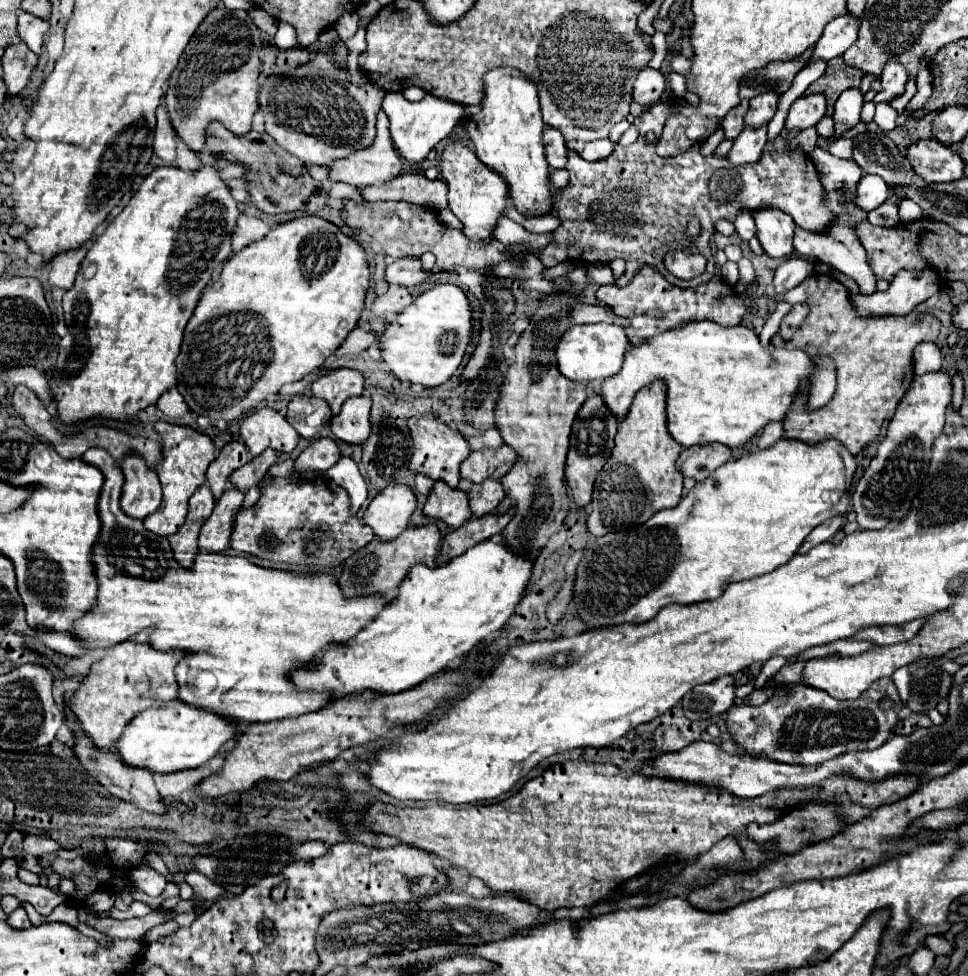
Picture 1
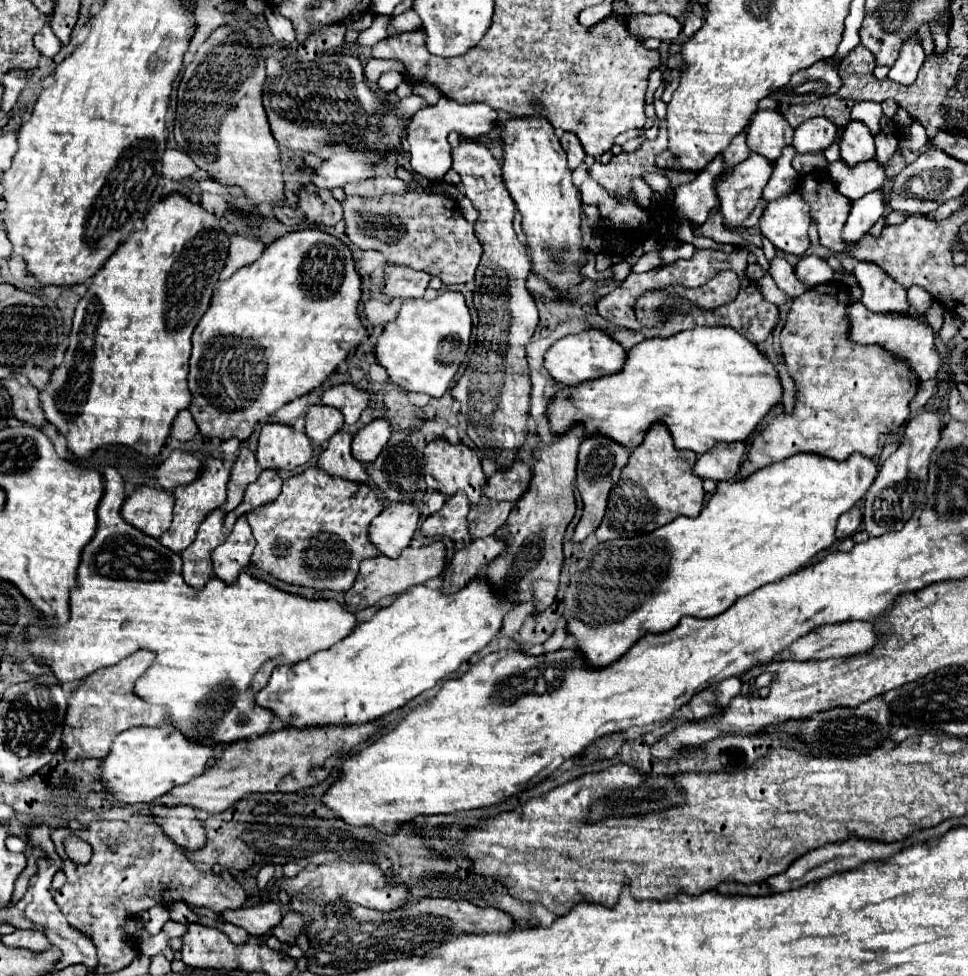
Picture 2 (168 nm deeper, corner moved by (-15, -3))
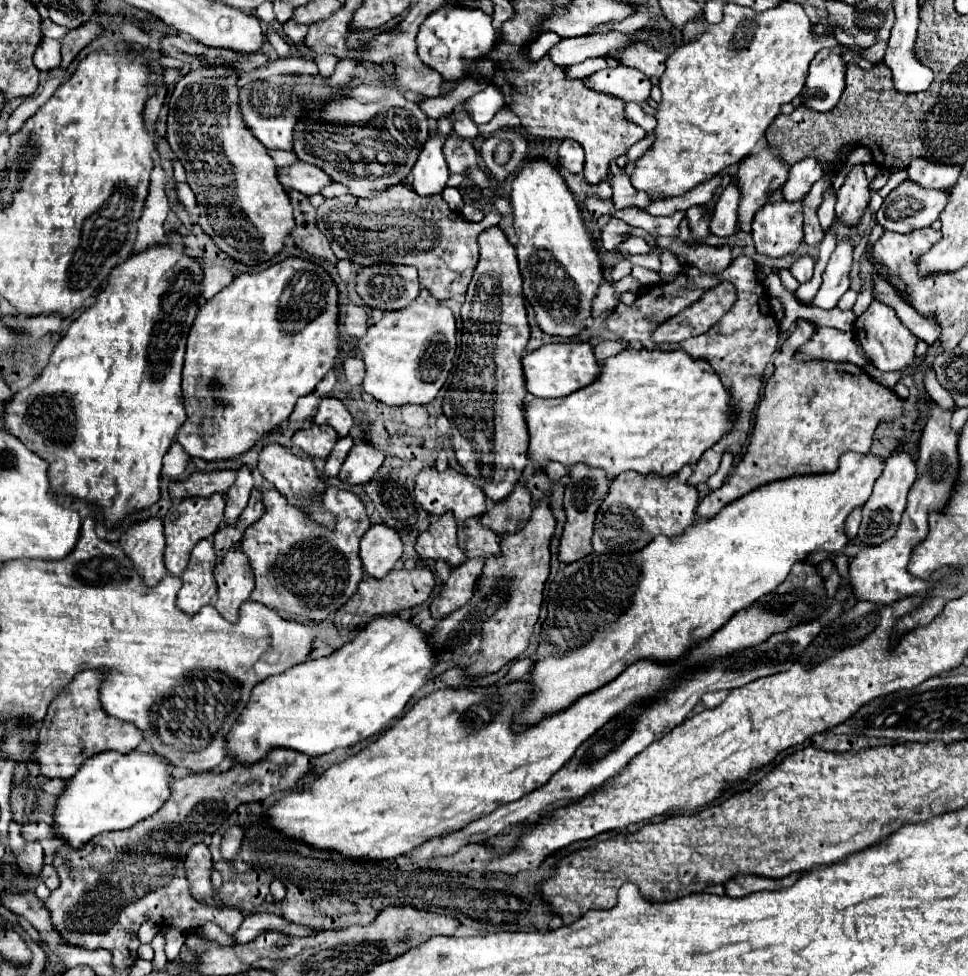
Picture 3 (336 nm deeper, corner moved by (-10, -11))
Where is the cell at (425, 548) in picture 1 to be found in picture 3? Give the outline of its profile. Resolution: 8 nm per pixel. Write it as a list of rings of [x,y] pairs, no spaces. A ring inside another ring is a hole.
[[[416,566],[414,570],[392,570],[390,574],[386,574],[384,578],[376,580],[372,576],[364,578],[356,590],[356,594],[342,606],[338,608],[336,616],[334,616],[334,622],[336,626],[360,626],[360,618],[362,614],[370,614],[370,616],[376,616],[376,614],[396,614],[396,612],[402,612],[406,608],[416,608],[420,606],[422,602],[428,600],[428,596],[432,594],[432,588],[434,588],[434,574],[430,572],[428,566]]]

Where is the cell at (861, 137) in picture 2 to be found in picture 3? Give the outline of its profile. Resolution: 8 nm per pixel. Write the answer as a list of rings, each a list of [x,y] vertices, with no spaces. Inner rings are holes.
[[[864,164],[852,166],[852,170],[846,174],[846,180],[836,194],[836,216],[844,224],[848,224],[848,226],[858,224],[860,216],[864,214],[864,210],[870,202],[868,184],[870,182],[864,174]]]

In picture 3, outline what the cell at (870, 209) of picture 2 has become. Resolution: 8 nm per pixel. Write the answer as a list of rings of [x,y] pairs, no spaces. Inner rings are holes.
[[[846,236],[836,244],[836,250],[828,260],[828,266],[822,274],[822,286],[814,298],[814,306],[834,308],[840,296],[850,288],[852,254],[854,254],[854,240]]]

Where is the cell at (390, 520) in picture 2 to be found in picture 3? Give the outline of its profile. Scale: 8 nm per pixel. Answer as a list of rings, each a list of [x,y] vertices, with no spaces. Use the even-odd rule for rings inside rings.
[[[372,524],[360,540],[360,558],[364,570],[374,578],[384,578],[402,556],[402,538],[396,528]]]

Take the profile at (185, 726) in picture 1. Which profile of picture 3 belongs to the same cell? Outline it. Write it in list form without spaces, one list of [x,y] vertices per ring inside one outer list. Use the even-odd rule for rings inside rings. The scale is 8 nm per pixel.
[[[114,750],[94,754],[68,780],[64,794],[58,798],[54,832],[70,846],[80,848],[96,834],[134,826],[136,822],[152,816],[170,798],[170,784],[174,780],[170,770],[172,764],[158,754],[146,754],[138,750],[128,754]]]

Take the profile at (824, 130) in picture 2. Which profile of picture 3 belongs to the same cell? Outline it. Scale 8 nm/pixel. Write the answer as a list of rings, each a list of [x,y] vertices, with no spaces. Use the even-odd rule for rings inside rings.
[[[806,156],[790,168],[788,182],[784,184],[784,200],[802,200],[810,186],[822,178],[822,166],[816,156]]]

